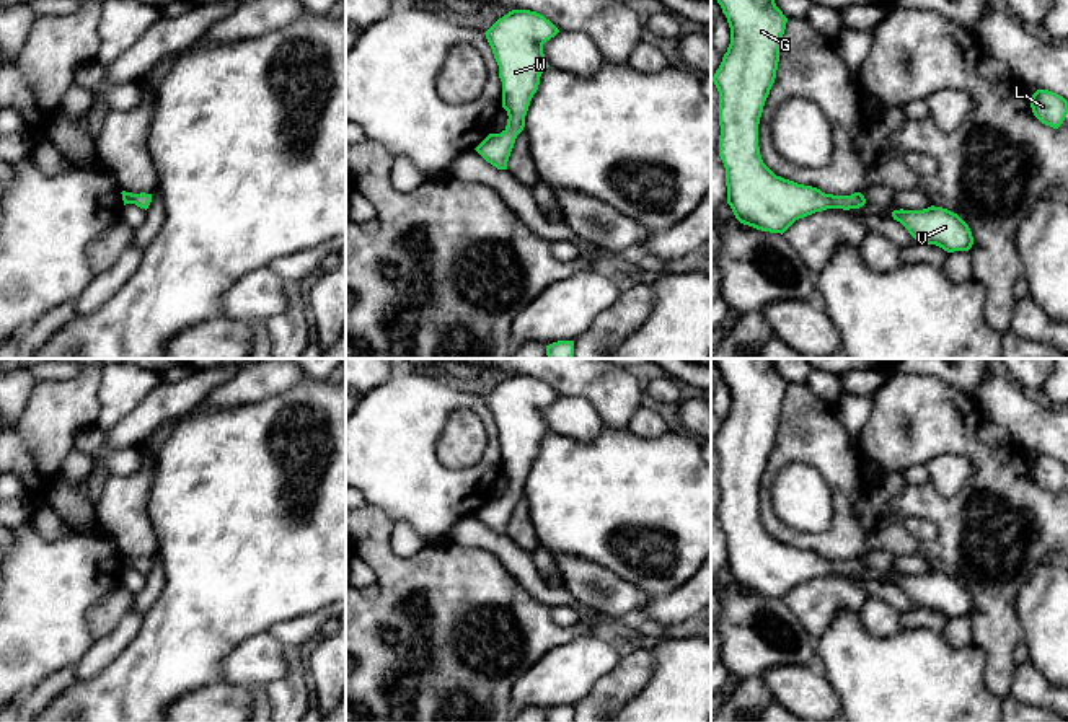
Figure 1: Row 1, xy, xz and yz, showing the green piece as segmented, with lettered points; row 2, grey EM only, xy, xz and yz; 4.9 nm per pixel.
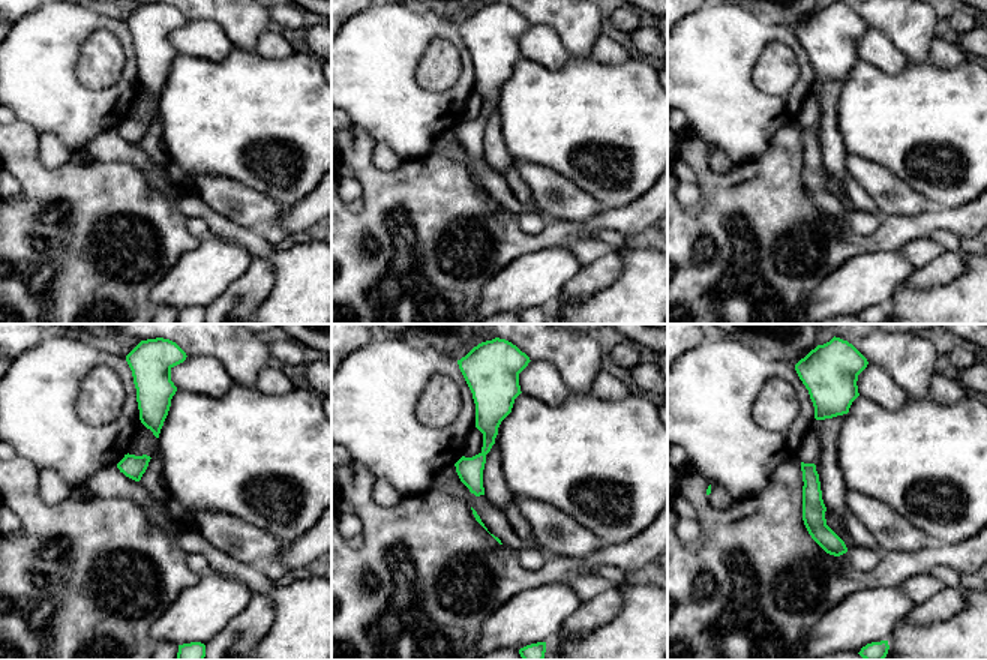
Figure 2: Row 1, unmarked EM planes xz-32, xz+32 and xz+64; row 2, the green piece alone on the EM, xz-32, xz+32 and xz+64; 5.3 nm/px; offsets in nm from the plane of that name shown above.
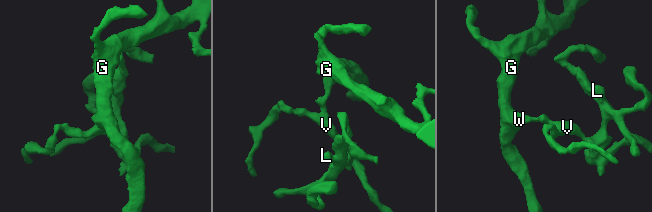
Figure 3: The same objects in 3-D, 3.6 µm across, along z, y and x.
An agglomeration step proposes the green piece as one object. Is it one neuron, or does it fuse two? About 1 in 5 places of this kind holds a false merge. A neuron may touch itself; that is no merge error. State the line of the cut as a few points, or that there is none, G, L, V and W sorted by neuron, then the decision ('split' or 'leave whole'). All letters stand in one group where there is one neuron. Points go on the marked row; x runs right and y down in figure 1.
no cut; G L V W; leave whole

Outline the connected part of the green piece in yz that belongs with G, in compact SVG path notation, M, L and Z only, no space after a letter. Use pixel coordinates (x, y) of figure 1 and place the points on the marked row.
M717 0L730 28L730 44L716 70L713 81L719 91L719 156L726 168L727 204L735 218L748 227L770 233L784 233L796 220L827 209L859 209L866 204L861 192L851 196L825 194L817 187L797 184L776 176L761 160L758 147L758 124L765 101L776 78L779 49L788 18L776 7L775 0Z

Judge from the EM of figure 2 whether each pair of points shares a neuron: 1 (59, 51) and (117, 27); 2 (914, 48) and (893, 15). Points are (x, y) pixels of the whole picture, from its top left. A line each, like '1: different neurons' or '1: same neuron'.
1: same neuron
2: same neuron

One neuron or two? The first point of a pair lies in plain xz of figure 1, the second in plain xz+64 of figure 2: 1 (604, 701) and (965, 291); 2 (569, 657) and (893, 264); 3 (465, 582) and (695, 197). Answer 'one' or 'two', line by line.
1: two
2: one
3: two

